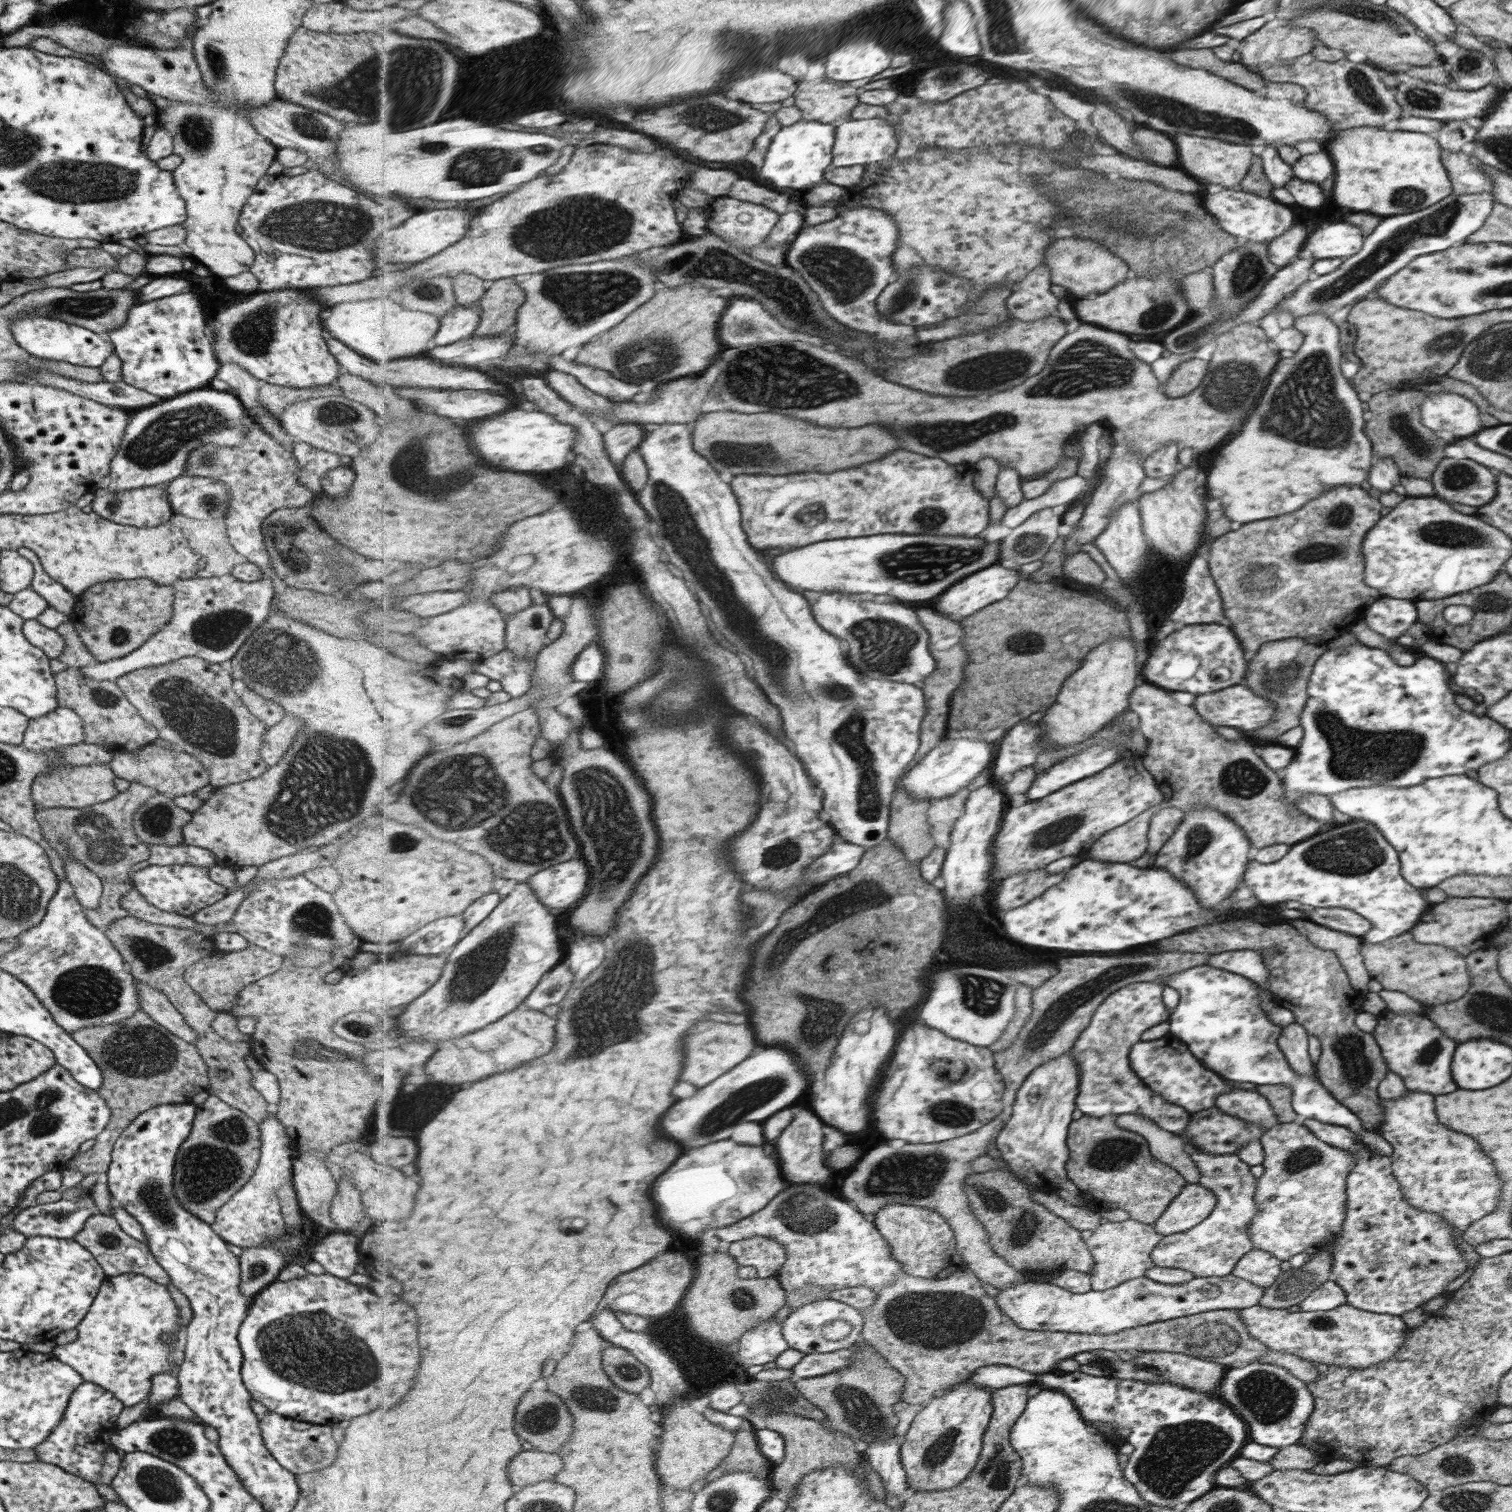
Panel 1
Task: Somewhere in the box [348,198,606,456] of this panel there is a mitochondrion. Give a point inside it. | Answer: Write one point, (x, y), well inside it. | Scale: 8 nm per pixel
(431, 288)

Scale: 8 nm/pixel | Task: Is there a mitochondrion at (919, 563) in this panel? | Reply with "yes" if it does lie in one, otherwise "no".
yes

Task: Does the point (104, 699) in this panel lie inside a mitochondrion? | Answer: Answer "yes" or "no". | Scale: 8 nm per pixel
yes

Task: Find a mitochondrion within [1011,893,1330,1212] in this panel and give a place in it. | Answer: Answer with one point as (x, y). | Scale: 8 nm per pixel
(1047, 1024)

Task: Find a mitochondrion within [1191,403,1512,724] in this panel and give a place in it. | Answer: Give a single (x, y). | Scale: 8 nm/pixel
(1443, 533)

